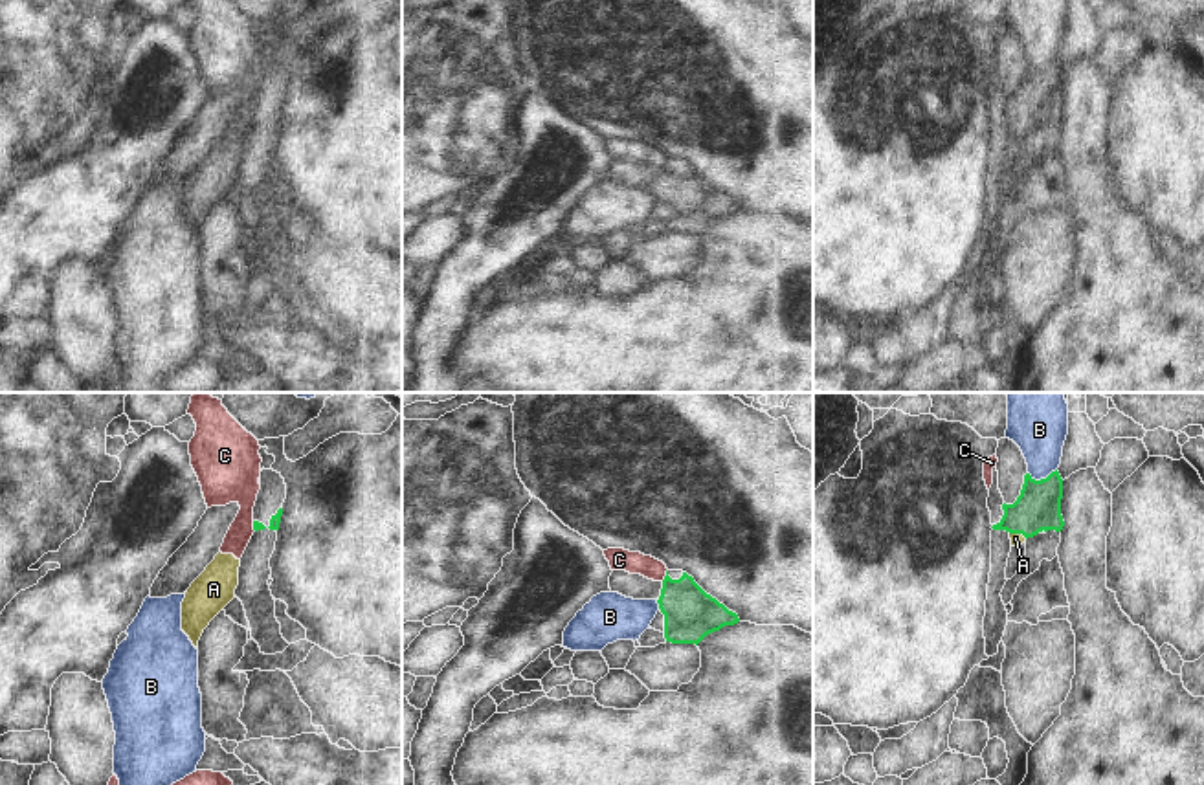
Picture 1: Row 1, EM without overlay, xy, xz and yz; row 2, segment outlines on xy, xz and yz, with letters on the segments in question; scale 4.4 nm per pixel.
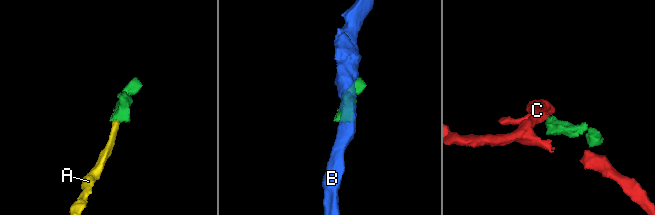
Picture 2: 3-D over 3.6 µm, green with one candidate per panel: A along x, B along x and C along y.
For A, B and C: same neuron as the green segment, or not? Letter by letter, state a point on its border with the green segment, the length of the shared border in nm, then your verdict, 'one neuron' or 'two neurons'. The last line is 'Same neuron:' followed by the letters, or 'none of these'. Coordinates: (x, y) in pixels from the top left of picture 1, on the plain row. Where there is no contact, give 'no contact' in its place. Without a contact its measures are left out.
A: contact yz (1019, 121); length 80 nm; one neuron
B: contact yz (1041, 68); length 130 nm; two neurons
C: contact xz (667, 164); length 60 nm; two neurons
Same neuron: A

